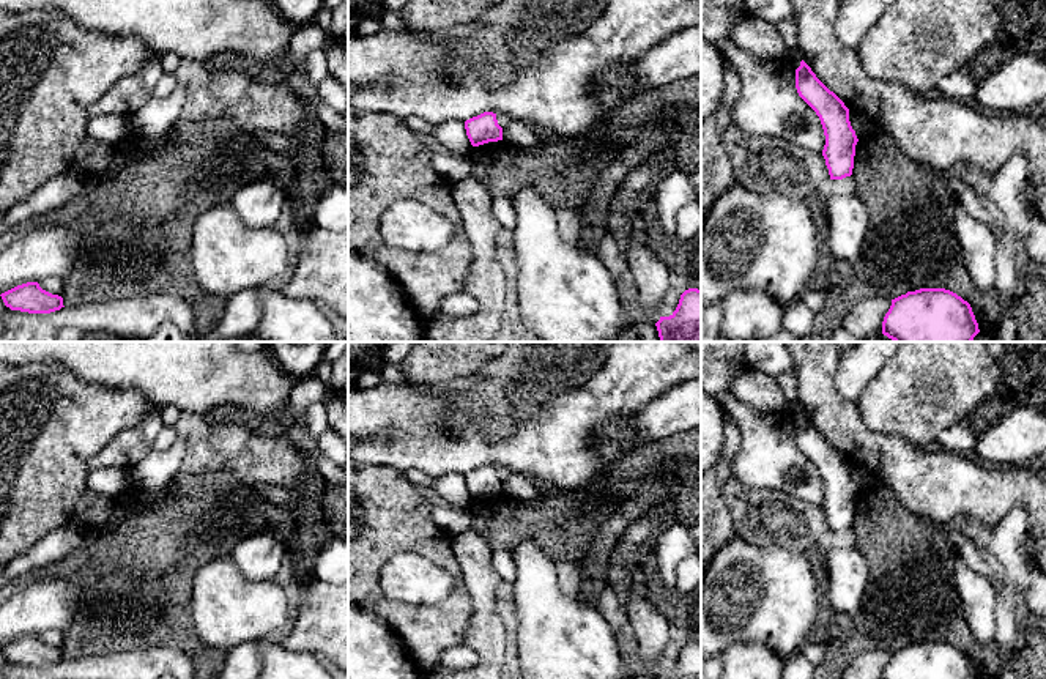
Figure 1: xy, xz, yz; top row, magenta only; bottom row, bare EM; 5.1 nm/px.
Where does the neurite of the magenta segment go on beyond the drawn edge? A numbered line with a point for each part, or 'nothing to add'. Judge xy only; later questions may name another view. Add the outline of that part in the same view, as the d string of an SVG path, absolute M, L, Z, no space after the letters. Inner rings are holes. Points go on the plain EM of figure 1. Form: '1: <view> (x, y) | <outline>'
nothing to add

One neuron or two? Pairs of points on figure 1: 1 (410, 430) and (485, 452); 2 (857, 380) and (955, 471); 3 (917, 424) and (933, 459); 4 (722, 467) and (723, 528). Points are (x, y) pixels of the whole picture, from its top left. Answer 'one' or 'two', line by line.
1: one
2: two
3: two
4: one

